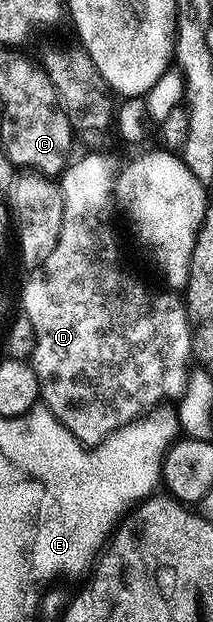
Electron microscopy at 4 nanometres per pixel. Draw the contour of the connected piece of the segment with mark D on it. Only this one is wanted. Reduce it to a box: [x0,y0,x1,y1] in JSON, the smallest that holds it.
[21,155,193,447]

